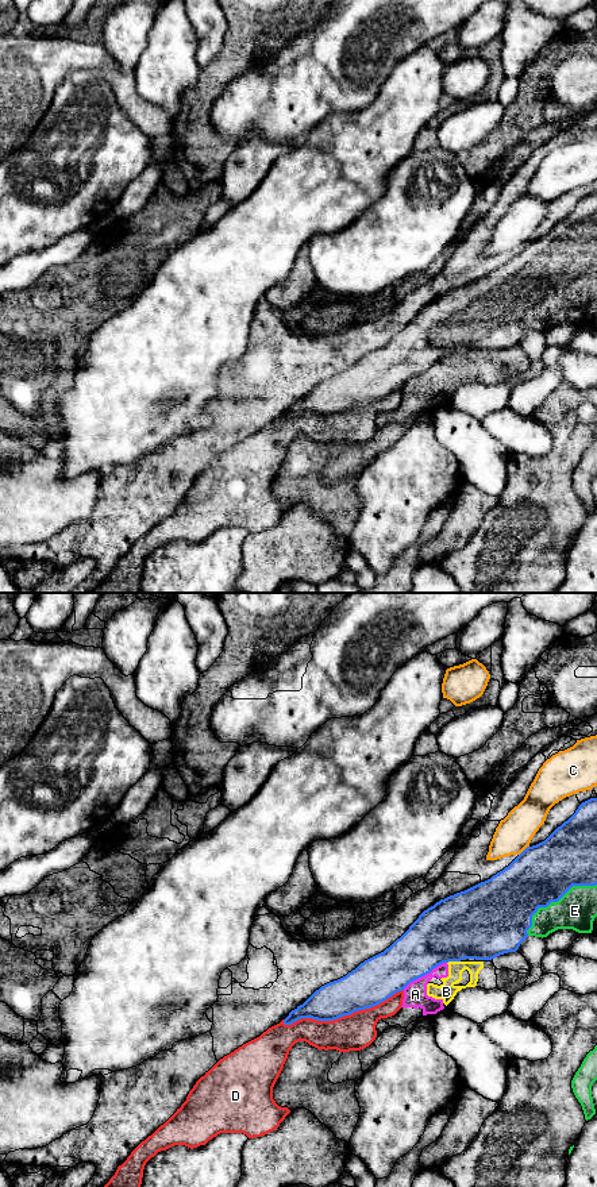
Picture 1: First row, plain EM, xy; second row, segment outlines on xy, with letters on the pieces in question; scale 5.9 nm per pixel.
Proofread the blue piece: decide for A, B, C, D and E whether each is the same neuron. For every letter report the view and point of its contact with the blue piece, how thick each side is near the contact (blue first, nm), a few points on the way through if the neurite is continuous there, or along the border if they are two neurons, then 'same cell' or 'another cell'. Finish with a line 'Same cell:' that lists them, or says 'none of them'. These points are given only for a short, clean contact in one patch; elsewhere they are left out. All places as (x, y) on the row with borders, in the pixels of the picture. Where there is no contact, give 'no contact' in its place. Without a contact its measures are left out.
A: contact xy (424, 974); calibres 320 and 140 nm; border xy (446, 962), (411, 981), (403, 989); another cell
B: contact xy (453, 960); calibres 420 and 110 nm; border xy (459, 960), (450, 960), (447, 963); another cell
C: contact xy (523, 851); calibres 360 and 220 nm; another cell
D: contact xy (342, 1016); calibres 260 and 220 nm; another cell
E: contact xy (554, 901); calibres 360 and 240 nm; same cell
Same cell: E

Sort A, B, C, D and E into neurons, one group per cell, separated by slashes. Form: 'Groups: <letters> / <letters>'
Groups: A B / C / D / E

